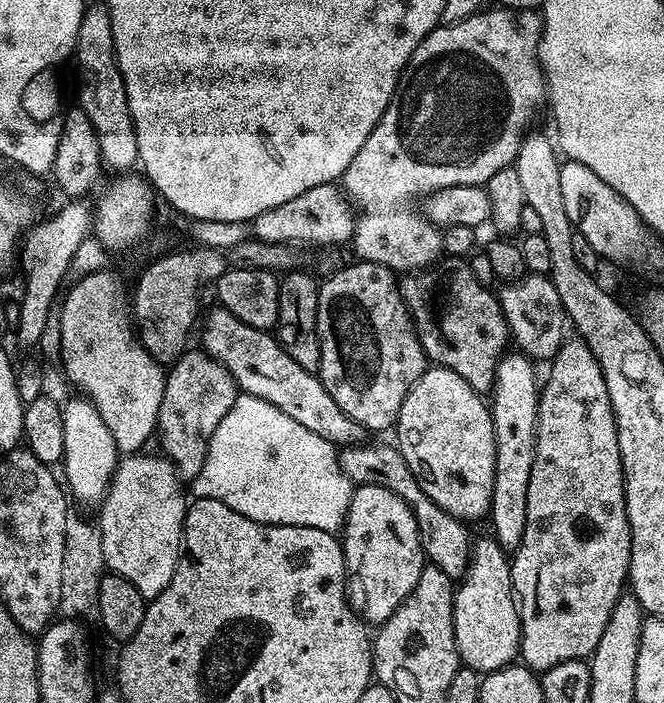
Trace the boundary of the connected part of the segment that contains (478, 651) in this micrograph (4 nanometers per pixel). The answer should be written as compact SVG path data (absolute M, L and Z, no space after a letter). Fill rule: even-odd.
M495 538L475 541L468 568L462 577L464 585L455 589L452 598L454 614L454 638L458 646L461 665L474 671L487 674L505 668L513 663L520 654L520 612L516 608L516 598L512 591L512 565L509 553L501 548Z

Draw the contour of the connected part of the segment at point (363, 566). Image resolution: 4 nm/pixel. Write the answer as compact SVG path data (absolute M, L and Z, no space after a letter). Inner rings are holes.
M362 484L350 498L342 529L342 547L348 567L347 591L358 605L360 615L379 626L392 617L396 607L414 590L418 574L426 567L418 522L398 494L386 490L386 486Z

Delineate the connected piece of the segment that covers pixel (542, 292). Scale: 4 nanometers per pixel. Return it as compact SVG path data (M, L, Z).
M525 274L519 280L505 283L501 288L504 289L498 292L500 309L508 323L508 334L515 347L533 362L552 361L566 339L564 307L554 282L548 276Z

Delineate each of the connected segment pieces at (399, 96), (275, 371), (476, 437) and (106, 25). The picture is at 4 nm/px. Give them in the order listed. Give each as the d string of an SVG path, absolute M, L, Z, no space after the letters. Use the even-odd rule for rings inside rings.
M493 6L489 12L481 10L475 16L466 18L457 24L437 26L421 42L418 50L414 50L414 54L408 59L408 65L400 73L400 82L396 86L396 92L392 95L392 101L386 106L386 110L382 114L378 126L374 126L370 138L366 138L366 142L362 142L362 150L358 150L358 154L354 154L354 162L350 162L350 166L344 171L342 177L342 184L346 189L346 195L349 201L358 209L356 231L353 232L350 241L351 247L356 247L357 257L368 260L372 264L381 264L393 270L401 270L400 268L408 268L404 270L424 270L429 266L435 265L432 263L439 256L442 256L444 252L444 238L441 229L437 228L435 224L430 223L427 216L421 214L417 209L416 213L412 209L412 200L418 199L417 201L419 201L421 198L427 198L432 193L438 191L439 188L445 188L446 186L458 186L459 184L487 185L488 180L494 178L494 174L498 174L498 170L515 165L520 144L523 142L525 136L529 135L531 128L528 127L531 126L532 119L536 116L536 111L540 107L543 109L546 104L544 72L541 70L540 60L536 56L538 54L538 46L540 45L541 31L542 20L535 11L513 10ZM456 56L469 56L476 63L477 70L484 73L456 72Z
M219 306L213 309L204 324L203 351L230 370L237 389L243 395L262 398L278 406L282 414L290 414L294 422L306 426L306 430L318 434L318 438L326 438L331 444L355 446L365 439L366 429L347 416L334 398L330 398L330 390L326 390L317 373L302 370L302 366L282 350L271 331L263 332L254 326L246 326L246 322L234 318L234 314Z
M429 366L424 373L410 386L406 398L402 402L402 410L394 425L396 432L395 447L400 449L402 458L406 458L406 466L418 478L418 486L442 510L446 510L454 518L465 522L473 522L479 516L487 517L492 507L492 491L494 490L494 462L496 461L496 443L494 442L494 424L492 409L485 397L475 392L466 382L466 378L458 378L454 370L439 366Z
M96 2L96 5L89 7L85 11L82 22L78 26L78 38L76 39L76 50L74 53L74 64L76 60L76 100L75 103L84 111L86 118L90 118L90 126L94 126L94 134L98 138L98 150L100 151L100 162L105 169L113 168L113 173L124 174L129 170L137 167L140 155L138 154L138 138L136 137L136 131L134 130L134 118L130 114L130 106L128 105L128 99L126 98L126 86L122 82L122 74L120 73L120 67L116 61L116 51L114 50L114 26L110 26L110 14L108 8L102 2Z

